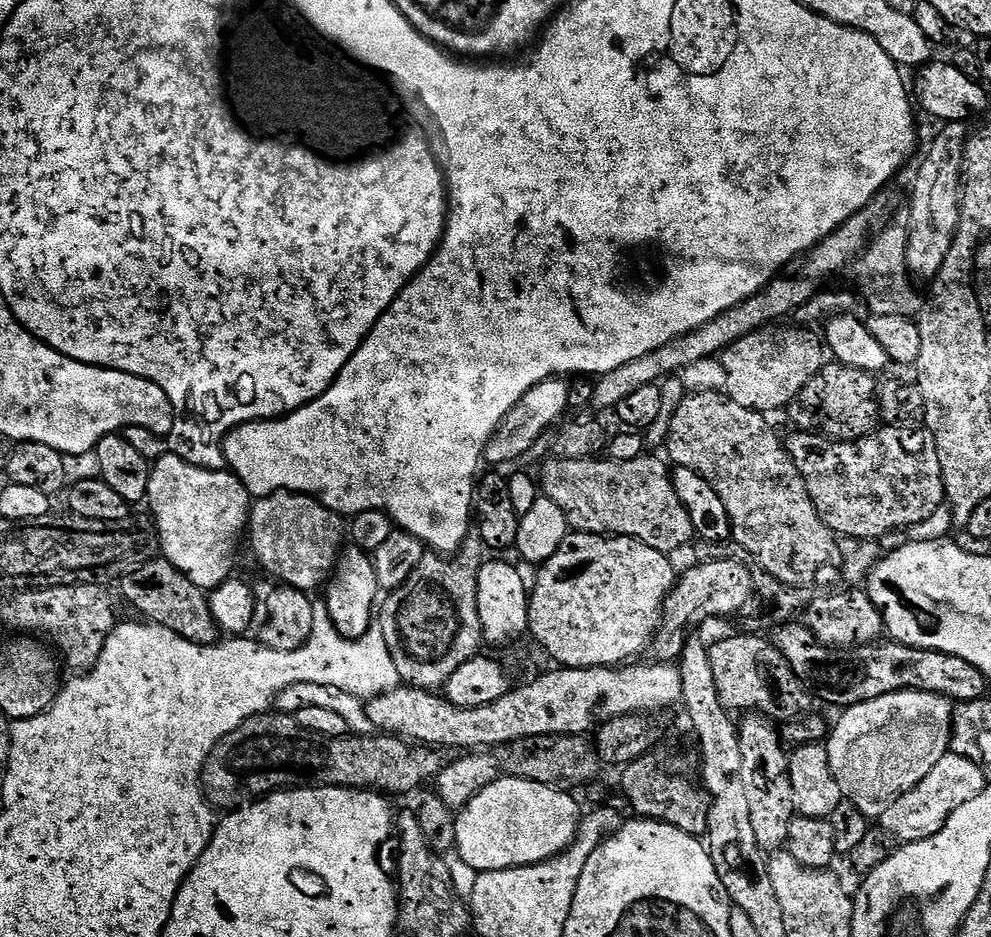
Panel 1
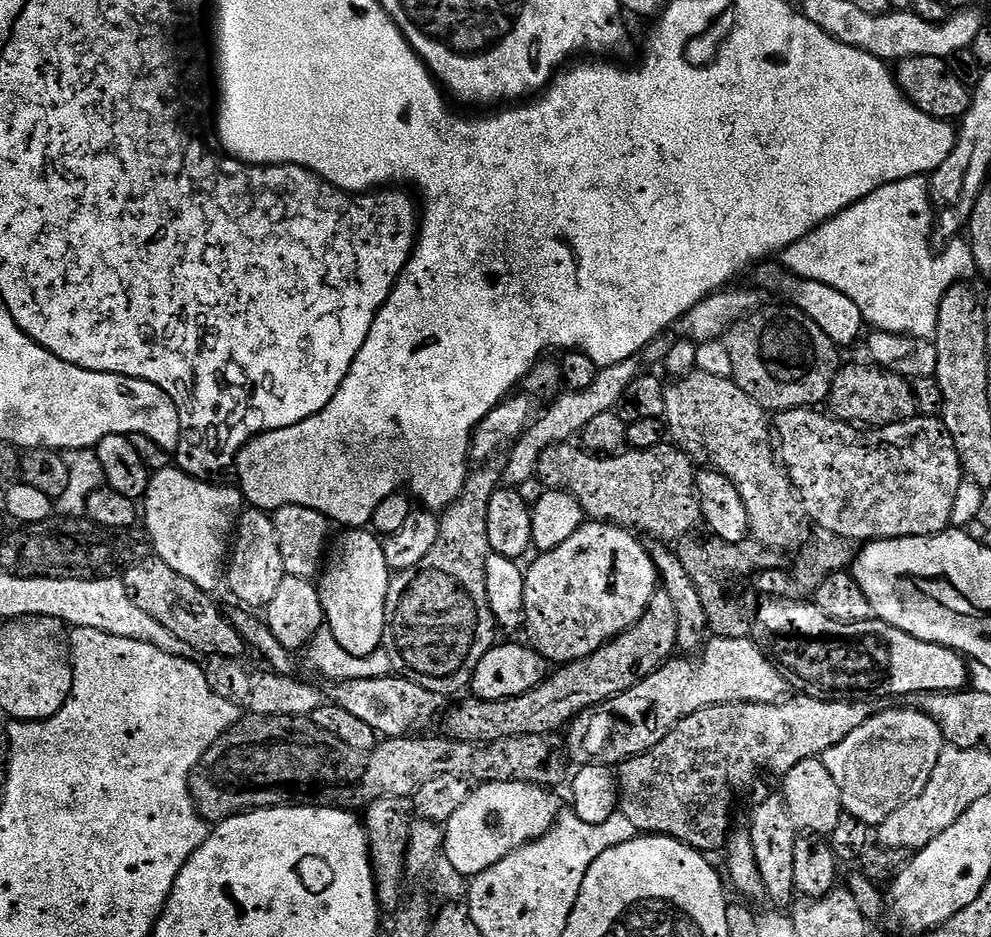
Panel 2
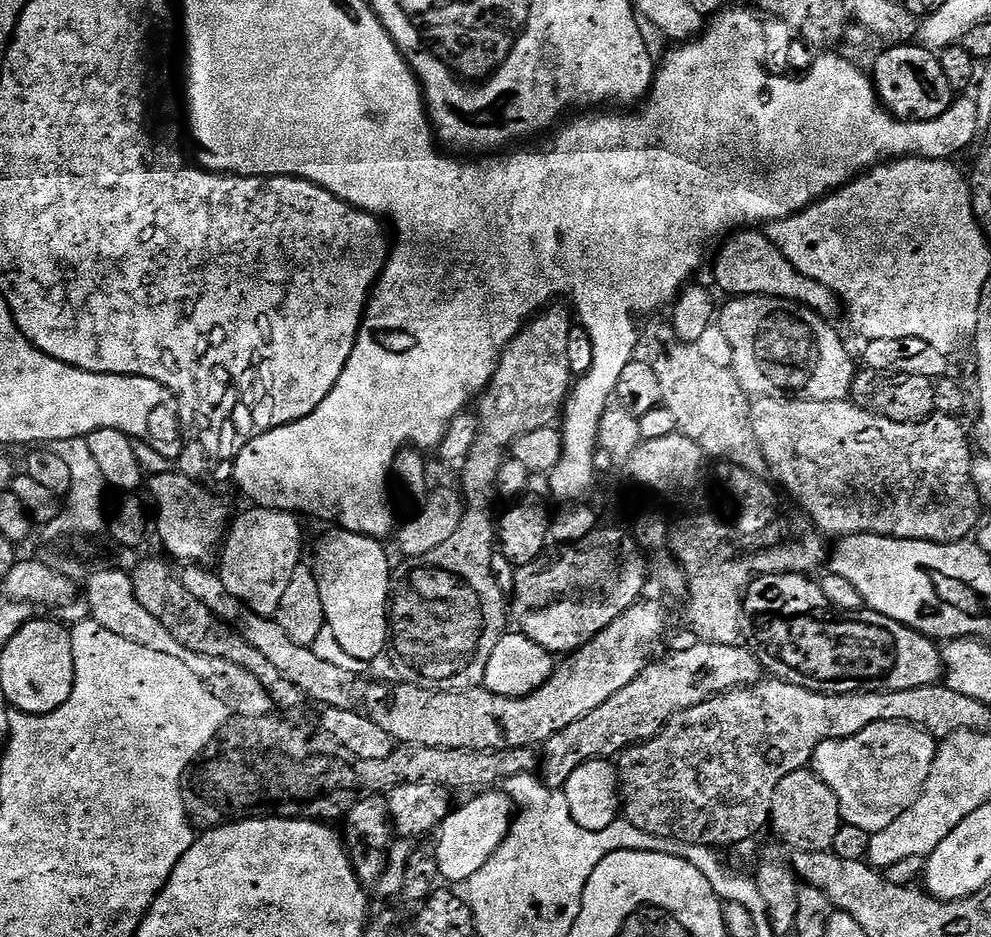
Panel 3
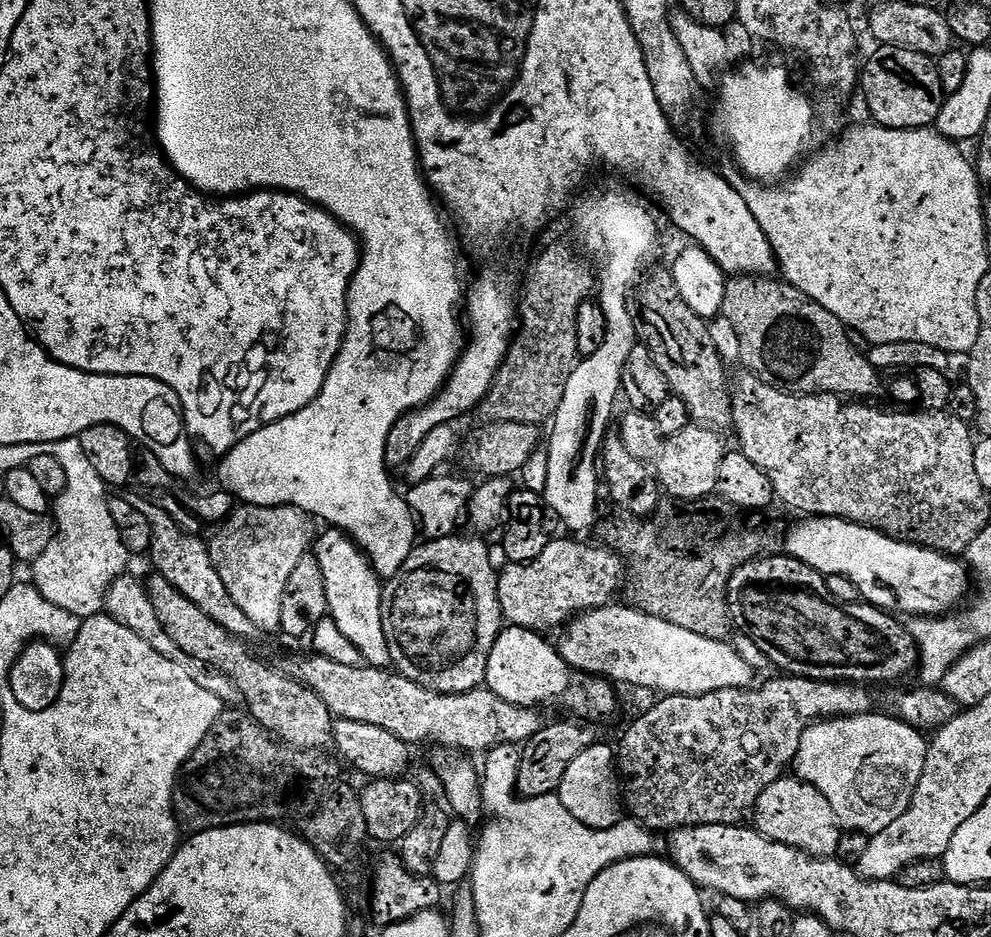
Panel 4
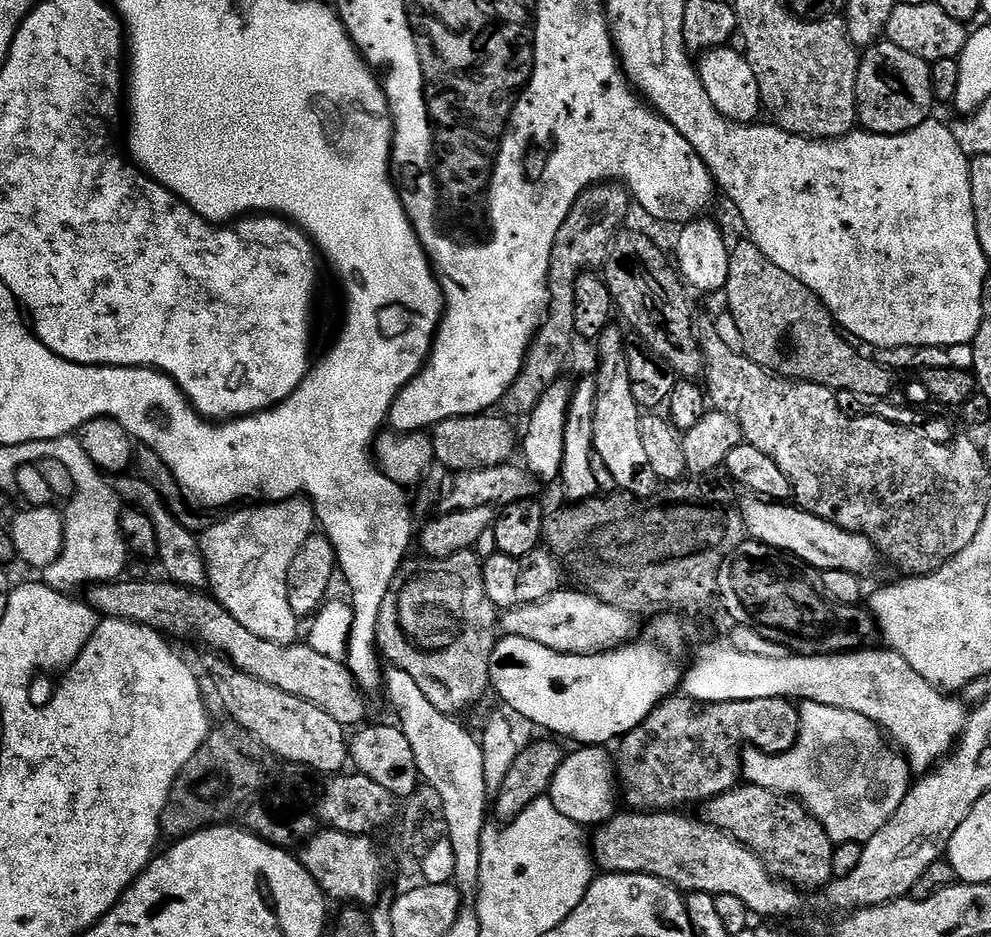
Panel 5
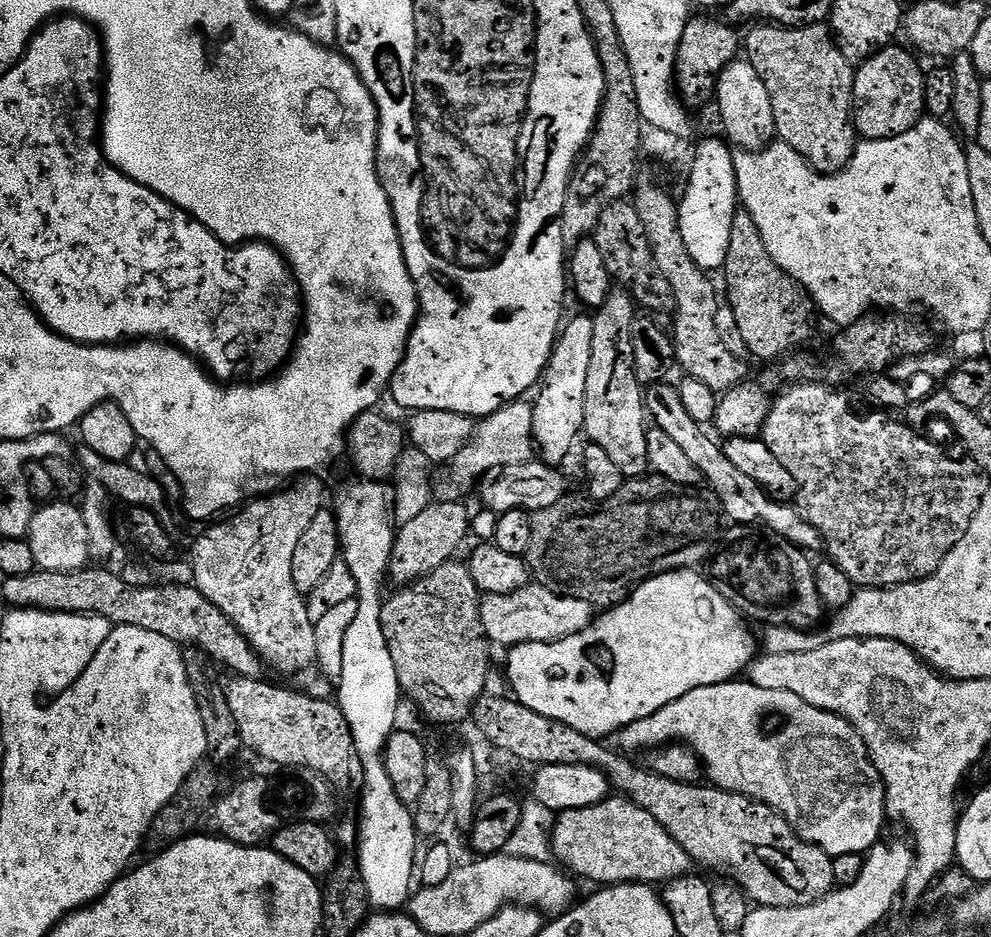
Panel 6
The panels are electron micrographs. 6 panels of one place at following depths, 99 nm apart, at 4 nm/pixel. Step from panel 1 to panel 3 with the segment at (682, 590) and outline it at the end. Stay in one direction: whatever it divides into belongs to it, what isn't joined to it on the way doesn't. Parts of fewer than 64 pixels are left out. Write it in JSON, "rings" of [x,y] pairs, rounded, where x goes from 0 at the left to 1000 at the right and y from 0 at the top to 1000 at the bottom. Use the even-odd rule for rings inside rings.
{"rings":[[[647,638],[636,651],[632,651],[612,672],[604,674],[595,685],[591,685],[580,696],[570,699],[569,704],[560,710],[557,723],[543,736],[530,743],[504,743],[494,735],[481,732],[465,734],[463,739],[435,739],[417,730],[401,729],[400,743],[392,748],[392,739],[383,734],[379,743],[383,748],[375,747],[370,759],[382,767],[383,773],[394,783],[401,795],[429,794],[439,798],[453,798],[454,800],[494,800],[495,803],[510,803],[516,798],[537,798],[548,795],[563,779],[571,779],[575,771],[583,771],[595,758],[603,758],[607,749],[616,749],[624,736],[632,736],[648,715],[659,708],[663,699],[662,691],[670,679],[670,649],[662,640]]]}

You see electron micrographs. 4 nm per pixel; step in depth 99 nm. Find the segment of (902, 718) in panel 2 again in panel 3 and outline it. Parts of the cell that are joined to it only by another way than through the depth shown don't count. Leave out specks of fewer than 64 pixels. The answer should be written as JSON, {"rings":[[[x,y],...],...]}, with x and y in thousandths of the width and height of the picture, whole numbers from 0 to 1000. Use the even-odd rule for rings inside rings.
{"rings":[[[890,771],[853,790],[829,792],[819,806],[817,820],[846,852],[849,876],[879,890],[894,886],[932,846],[946,797],[946,787],[930,777]]]}

